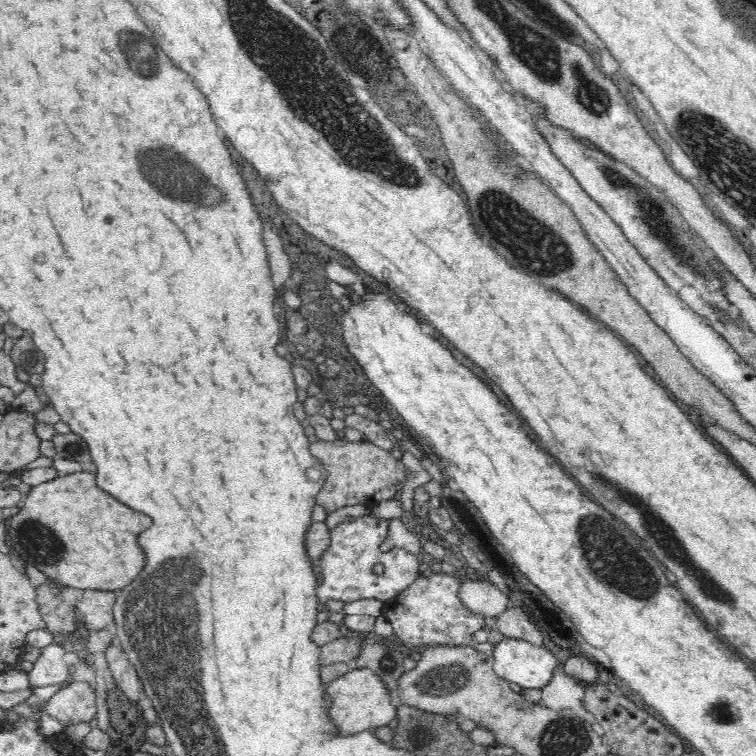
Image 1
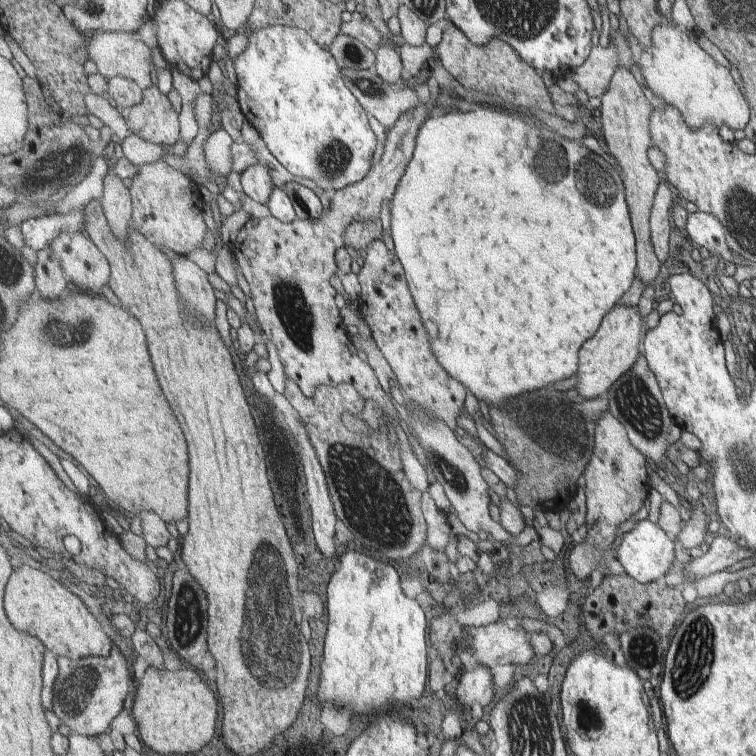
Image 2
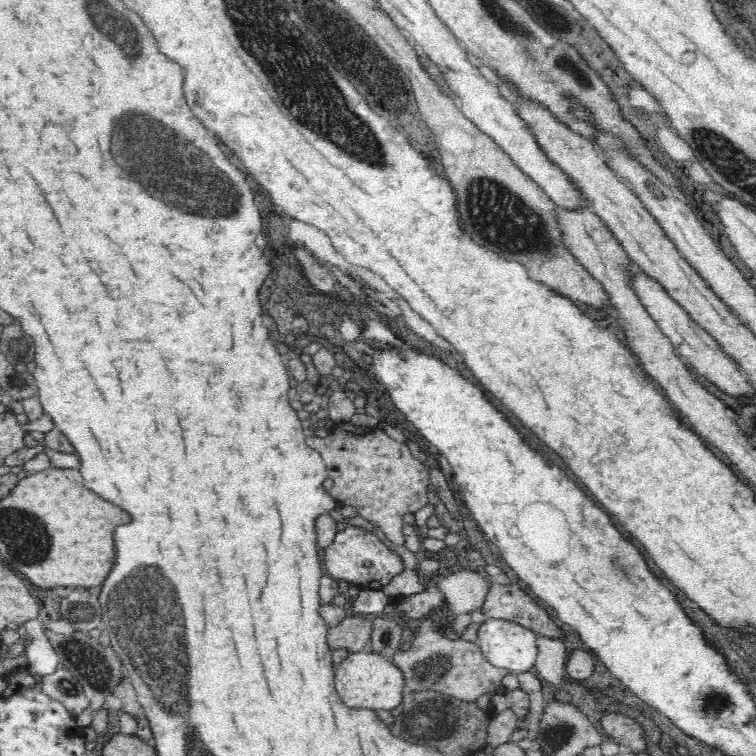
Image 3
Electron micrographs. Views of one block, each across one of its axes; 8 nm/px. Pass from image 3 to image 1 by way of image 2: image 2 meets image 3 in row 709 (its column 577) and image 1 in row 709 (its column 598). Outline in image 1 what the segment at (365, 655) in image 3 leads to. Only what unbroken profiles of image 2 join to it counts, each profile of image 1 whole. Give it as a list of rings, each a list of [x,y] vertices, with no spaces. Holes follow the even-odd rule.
[[[351,668],[329,682],[326,686],[328,697],[332,699],[330,715],[335,720],[340,732],[349,735],[364,729],[376,729],[386,726],[396,717],[397,711],[392,702],[391,692],[388,691],[382,677],[372,668]]]

